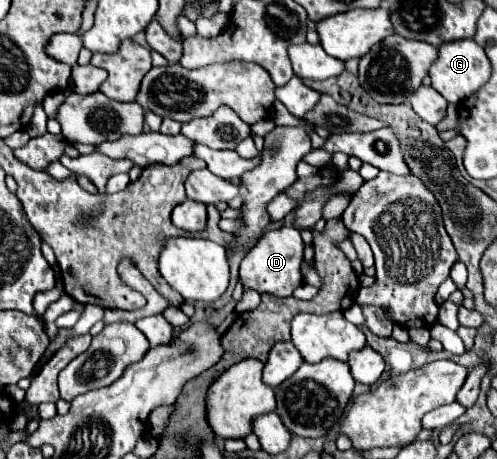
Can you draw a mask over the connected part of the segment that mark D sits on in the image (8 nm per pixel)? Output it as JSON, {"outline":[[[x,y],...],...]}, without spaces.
{"outline":[[[281,226],[279,230],[267,232],[259,242],[245,254],[239,266],[239,276],[245,288],[253,288],[259,294],[269,292],[275,296],[291,296],[293,290],[303,282],[301,278],[303,262],[303,240],[295,226]]]}

